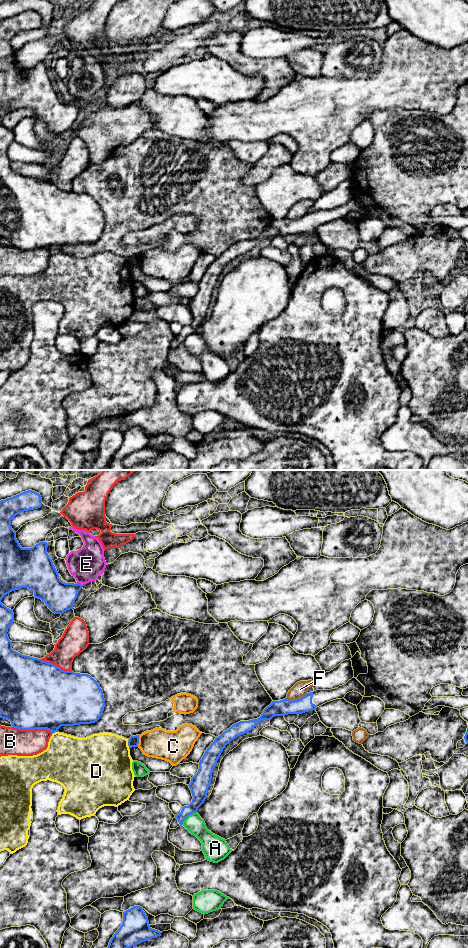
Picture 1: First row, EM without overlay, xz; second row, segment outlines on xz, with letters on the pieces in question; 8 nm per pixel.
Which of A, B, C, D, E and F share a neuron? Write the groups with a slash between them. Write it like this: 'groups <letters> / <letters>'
groups A / B / C / D / E / F

